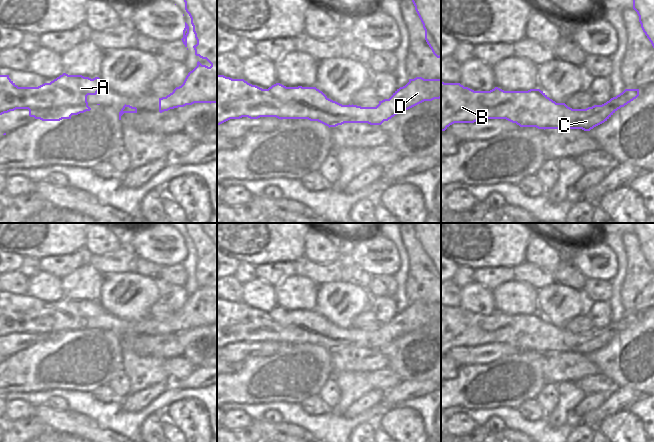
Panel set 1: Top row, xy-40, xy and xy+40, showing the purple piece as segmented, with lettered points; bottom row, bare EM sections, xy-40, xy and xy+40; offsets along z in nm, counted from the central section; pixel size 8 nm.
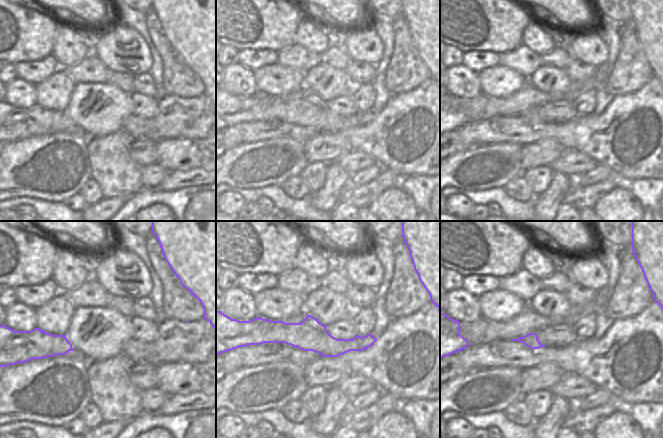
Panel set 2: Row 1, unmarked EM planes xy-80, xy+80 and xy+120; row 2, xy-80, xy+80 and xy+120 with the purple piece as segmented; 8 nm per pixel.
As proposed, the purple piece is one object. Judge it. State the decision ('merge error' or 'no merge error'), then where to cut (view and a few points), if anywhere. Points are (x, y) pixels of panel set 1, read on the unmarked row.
merge error; cut in xy along (389, 322), (399, 335)

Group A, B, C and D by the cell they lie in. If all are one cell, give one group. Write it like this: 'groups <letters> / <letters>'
groups A B C / D

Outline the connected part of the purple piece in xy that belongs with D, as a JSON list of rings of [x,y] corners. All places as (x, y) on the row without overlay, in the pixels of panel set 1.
[[[416,301],[397,313],[390,323],[399,336],[406,335],[424,325],[441,322],[441,303],[424,303]]]

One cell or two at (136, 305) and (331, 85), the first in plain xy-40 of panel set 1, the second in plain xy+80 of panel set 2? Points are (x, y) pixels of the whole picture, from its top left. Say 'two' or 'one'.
one

